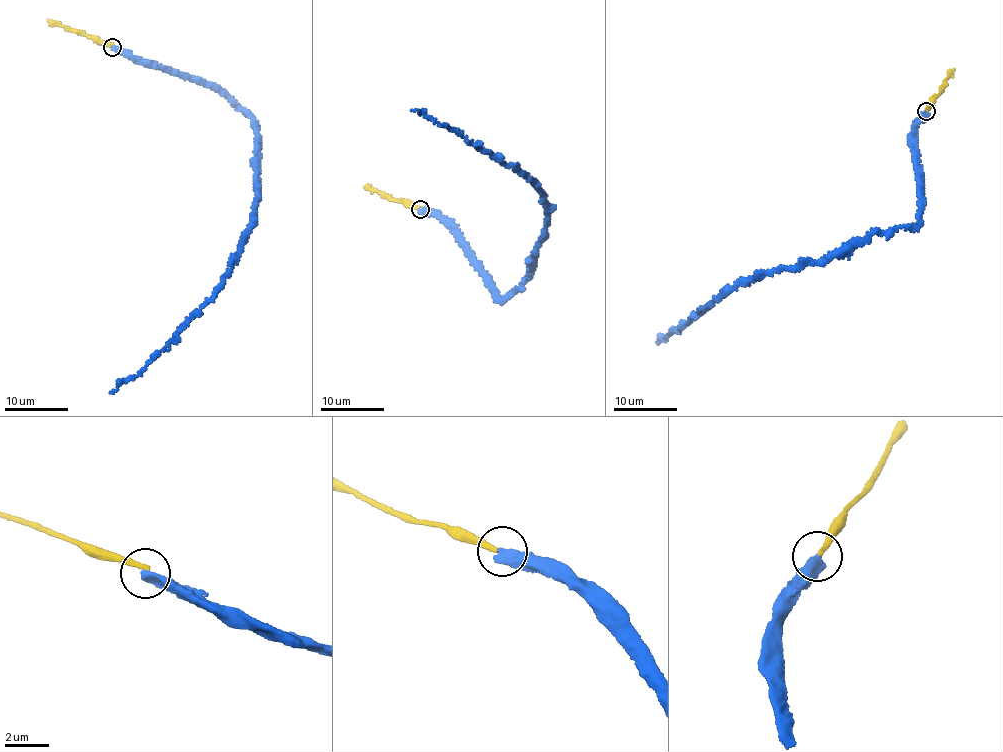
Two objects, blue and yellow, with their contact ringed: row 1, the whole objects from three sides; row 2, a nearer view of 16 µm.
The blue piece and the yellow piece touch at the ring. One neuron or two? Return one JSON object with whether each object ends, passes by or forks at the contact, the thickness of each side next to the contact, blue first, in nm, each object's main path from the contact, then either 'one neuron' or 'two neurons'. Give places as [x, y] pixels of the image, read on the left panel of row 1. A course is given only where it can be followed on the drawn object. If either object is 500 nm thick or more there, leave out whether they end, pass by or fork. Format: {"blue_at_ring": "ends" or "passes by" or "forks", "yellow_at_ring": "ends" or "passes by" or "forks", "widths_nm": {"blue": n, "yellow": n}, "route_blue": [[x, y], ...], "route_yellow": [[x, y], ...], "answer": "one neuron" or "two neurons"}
{"blue_at_ring": "ends", "yellow_at_ring": "ends", "widths_nm": {"blue": 440, "yellow": 240}, "route_blue": [[113, 47], [221, 90], [253, 119], [258, 151], [252, 219], [223, 286], [163, 350], [111, 391]], "route_yellow": [[111, 46], [48, 21]], "answer": "two neurons"}

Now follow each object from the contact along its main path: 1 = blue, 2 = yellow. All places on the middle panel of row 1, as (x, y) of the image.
1: (421, 209), (446, 218), (504, 299), (533, 266), (549, 209), (544, 195), (524, 174), (412, 111)
2: (420, 208), (406, 205), (365, 187)

